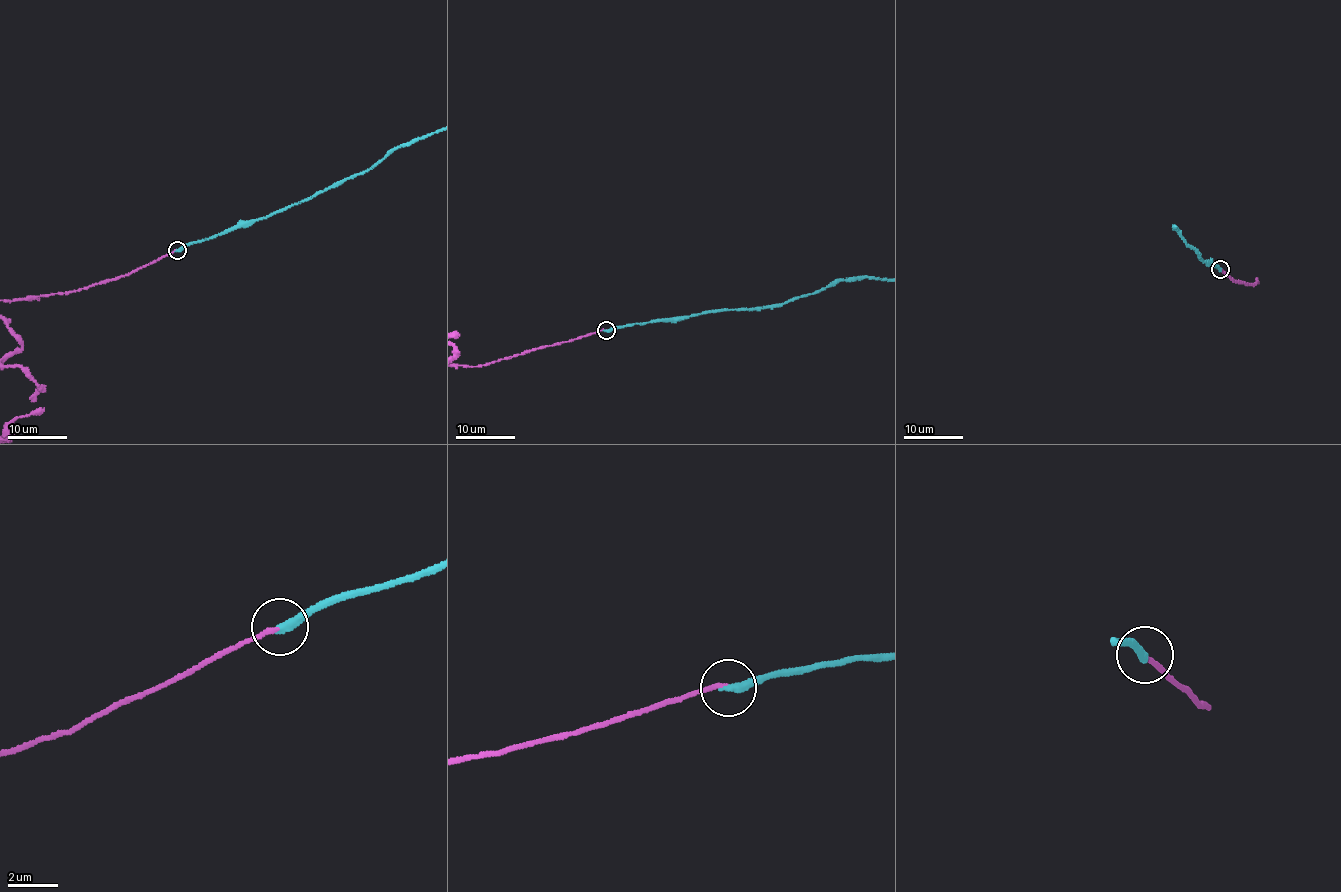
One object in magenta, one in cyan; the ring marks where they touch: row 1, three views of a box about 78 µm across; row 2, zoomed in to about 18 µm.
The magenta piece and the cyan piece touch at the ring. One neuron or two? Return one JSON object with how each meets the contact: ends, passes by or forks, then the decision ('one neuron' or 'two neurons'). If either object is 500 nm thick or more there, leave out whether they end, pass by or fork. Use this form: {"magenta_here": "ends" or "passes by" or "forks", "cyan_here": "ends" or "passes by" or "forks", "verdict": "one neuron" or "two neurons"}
{"magenta_here": "ends", "cyan_here": "ends", "verdict": "two neurons"}

